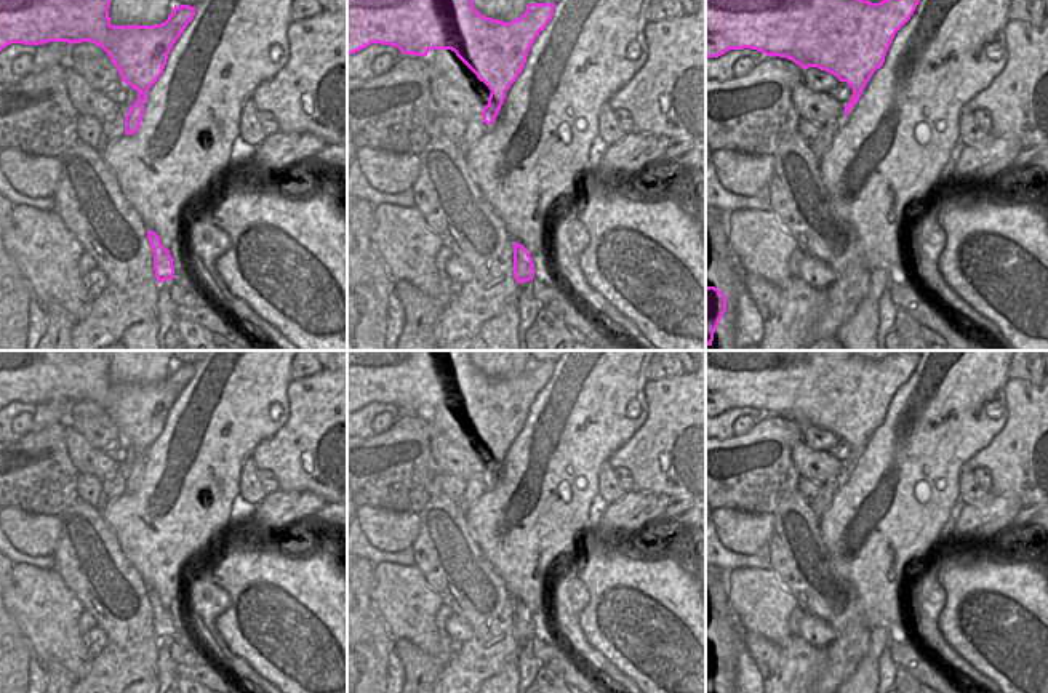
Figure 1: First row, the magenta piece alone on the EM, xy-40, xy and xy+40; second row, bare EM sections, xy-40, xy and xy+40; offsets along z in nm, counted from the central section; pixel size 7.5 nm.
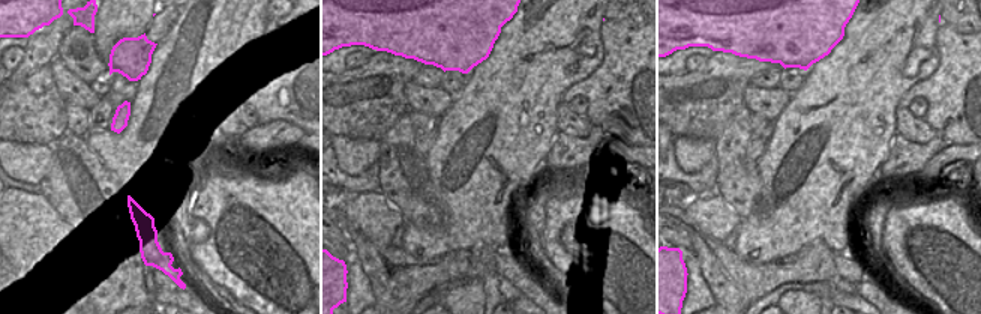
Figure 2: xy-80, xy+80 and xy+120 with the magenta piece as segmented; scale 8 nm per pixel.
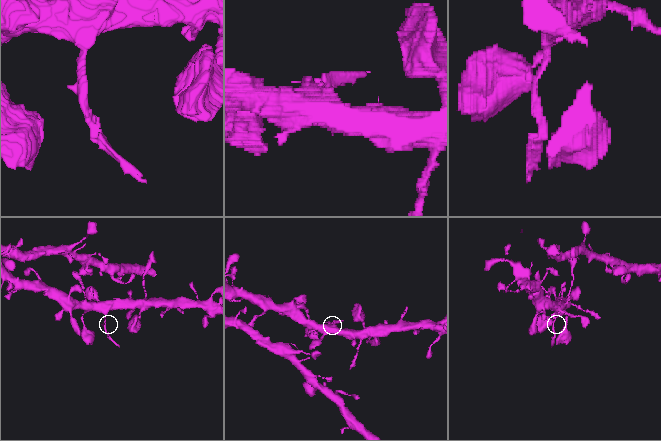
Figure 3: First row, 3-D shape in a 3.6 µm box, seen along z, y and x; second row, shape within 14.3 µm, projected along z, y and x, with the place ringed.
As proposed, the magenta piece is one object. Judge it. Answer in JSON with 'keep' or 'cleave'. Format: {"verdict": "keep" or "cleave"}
{"verdict": "cleave"}

